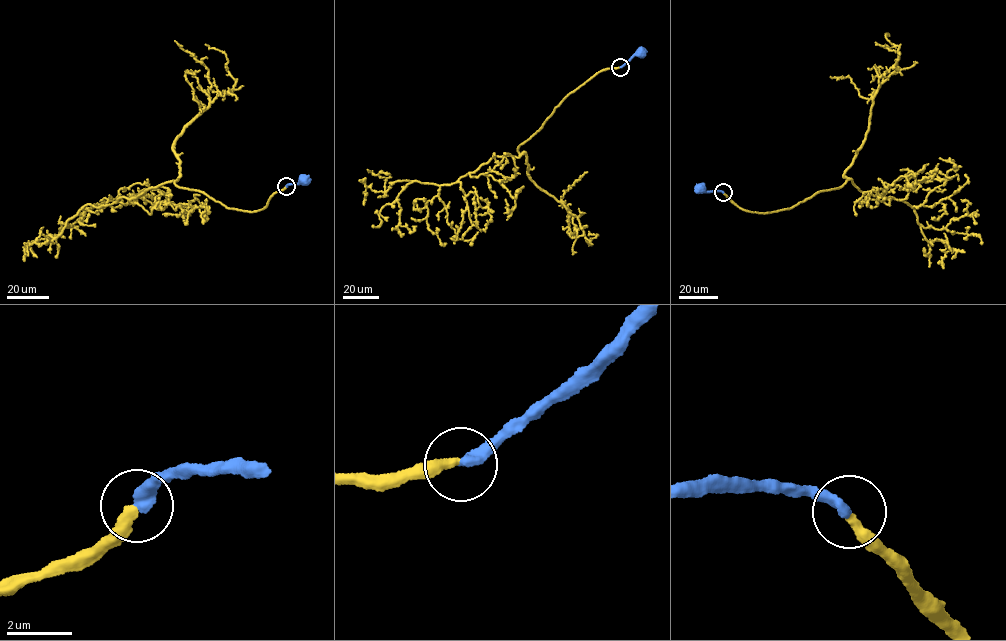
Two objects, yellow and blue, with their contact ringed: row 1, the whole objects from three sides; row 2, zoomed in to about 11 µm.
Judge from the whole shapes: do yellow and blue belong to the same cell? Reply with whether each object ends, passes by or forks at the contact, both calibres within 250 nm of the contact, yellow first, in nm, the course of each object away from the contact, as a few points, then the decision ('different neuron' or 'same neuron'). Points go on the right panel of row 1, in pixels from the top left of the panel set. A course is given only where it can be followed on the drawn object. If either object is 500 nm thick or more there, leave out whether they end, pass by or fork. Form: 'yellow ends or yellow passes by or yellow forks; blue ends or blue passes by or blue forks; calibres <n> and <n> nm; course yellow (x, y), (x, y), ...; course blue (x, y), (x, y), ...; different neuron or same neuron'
yellow ends; blue ends; calibres 360 and 400 nm; course yellow (723, 192), (763, 213), (851, 179), (913, 207), (925, 239), (955, 248), (952, 259); course blue (723, 192), (699, 188); same neuron

